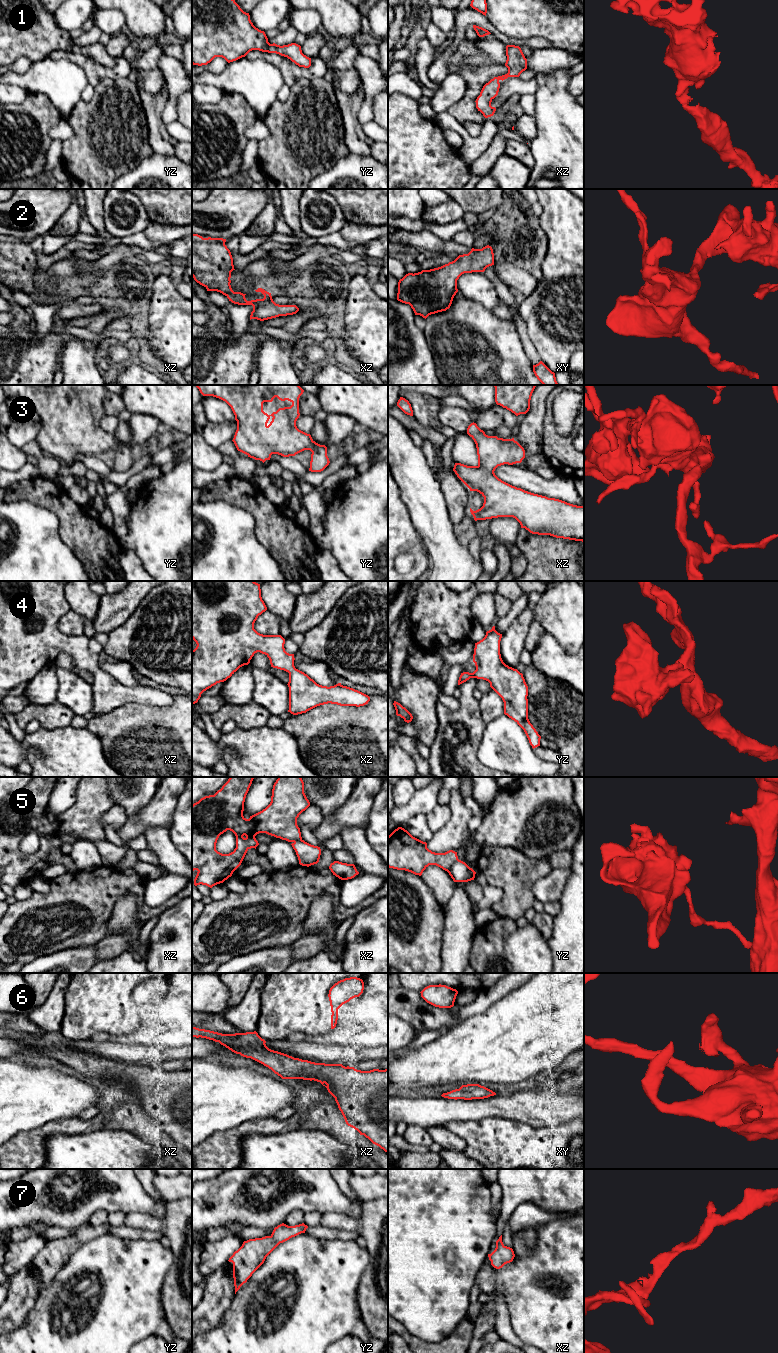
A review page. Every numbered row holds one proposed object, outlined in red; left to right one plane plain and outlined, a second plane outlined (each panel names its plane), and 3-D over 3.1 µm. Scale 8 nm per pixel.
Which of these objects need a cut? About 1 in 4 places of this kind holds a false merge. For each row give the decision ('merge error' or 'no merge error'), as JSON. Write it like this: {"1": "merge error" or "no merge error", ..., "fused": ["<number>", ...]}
{"1": "no merge error", "2": "no merge error", "3": "no merge error", "4": "no merge error", "5": "merge error", "6": "no merge error", "7": "no merge error", "fused": ["5"]}

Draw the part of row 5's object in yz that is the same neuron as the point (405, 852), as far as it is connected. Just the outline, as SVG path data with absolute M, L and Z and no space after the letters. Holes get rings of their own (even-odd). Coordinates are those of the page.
M398 827L388 836L389 868L421 876L429 865L436 865L448 872L457 860L457 852L432 852L427 848L426 842L413 837L402 827Z

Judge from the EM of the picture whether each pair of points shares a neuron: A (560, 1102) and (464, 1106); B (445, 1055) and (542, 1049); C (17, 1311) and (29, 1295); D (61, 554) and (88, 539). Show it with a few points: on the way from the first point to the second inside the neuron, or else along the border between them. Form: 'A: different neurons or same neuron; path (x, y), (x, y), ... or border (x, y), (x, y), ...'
A: same neuron; path (536, 1106), (488, 1106)
B: same neuron; path (469, 1052), (477, 1049), (518, 1049)
C: same neuron; path (17, 1307), (25, 1299)
D: different neurons; border (58, 528), (61, 540), (75, 555), (83, 568)

